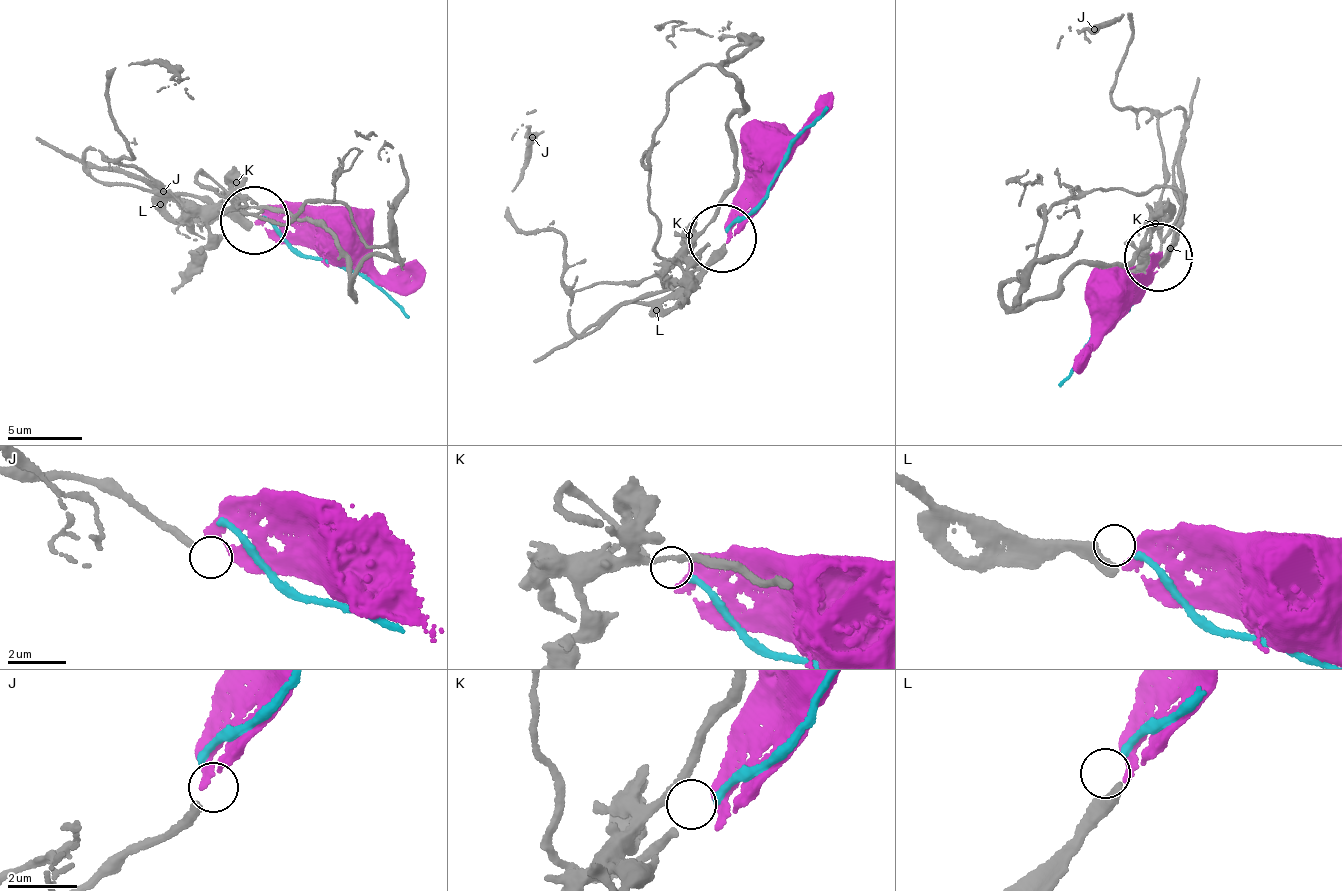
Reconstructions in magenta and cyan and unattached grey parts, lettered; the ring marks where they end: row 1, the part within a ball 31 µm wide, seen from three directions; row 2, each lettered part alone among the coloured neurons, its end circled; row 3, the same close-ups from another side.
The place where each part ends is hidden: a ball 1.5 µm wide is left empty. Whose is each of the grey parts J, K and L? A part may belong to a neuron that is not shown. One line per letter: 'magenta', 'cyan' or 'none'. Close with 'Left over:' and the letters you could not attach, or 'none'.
J: none
K: cyan
L: magenta
Left over: J

